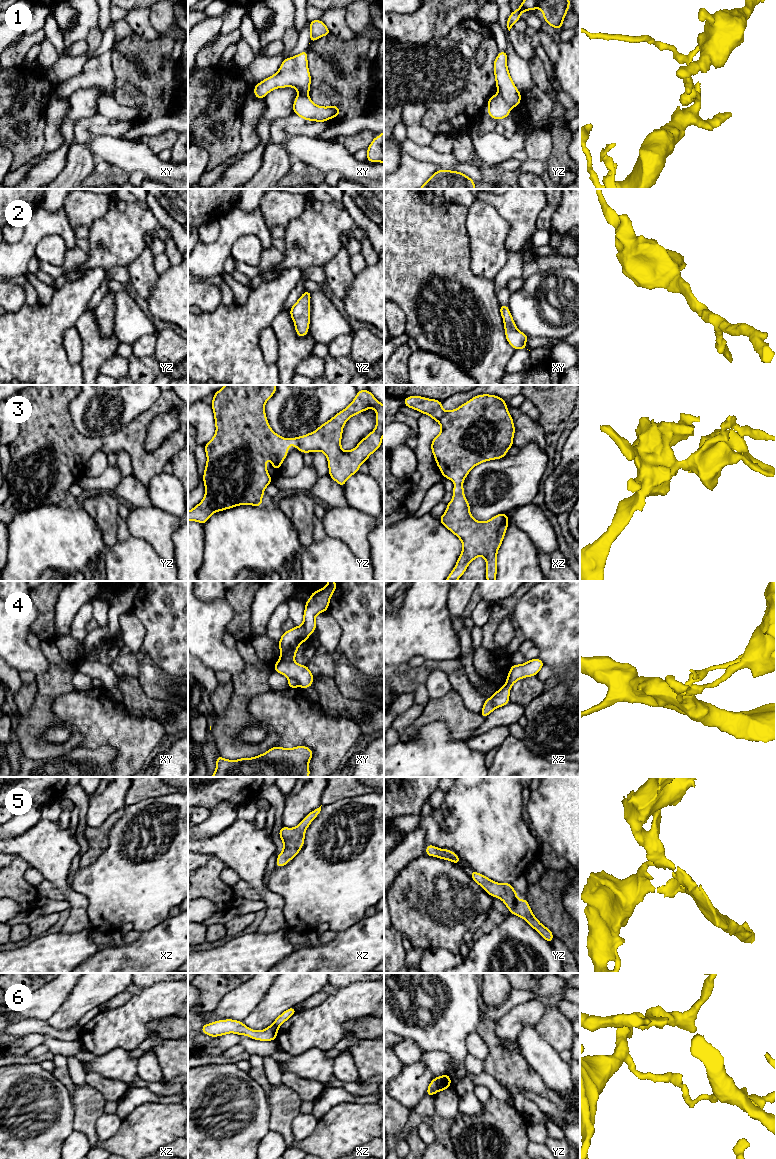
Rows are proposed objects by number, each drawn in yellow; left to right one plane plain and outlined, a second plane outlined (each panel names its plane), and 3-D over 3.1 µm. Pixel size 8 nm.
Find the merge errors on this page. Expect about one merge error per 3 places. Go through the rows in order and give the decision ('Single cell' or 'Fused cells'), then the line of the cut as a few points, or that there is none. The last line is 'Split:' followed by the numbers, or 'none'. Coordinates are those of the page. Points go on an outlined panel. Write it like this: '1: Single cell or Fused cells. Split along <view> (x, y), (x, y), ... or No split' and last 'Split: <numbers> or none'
1: Fused cells. Split along yz (499, 92), (511, 107)
2: Single cell. No split
3: Single cell. No split
4: Fused cells. Split along xy (289, 678), (293, 678), (299, 685)
5: Single cell. No split
6: Fused cells. Split along yz (435, 1077), (439, 1089)
Split: 1, 4, 6

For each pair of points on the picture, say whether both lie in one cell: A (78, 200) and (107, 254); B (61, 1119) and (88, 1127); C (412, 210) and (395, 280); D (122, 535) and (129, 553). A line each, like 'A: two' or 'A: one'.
A: two
B: two
C: one
D: two

